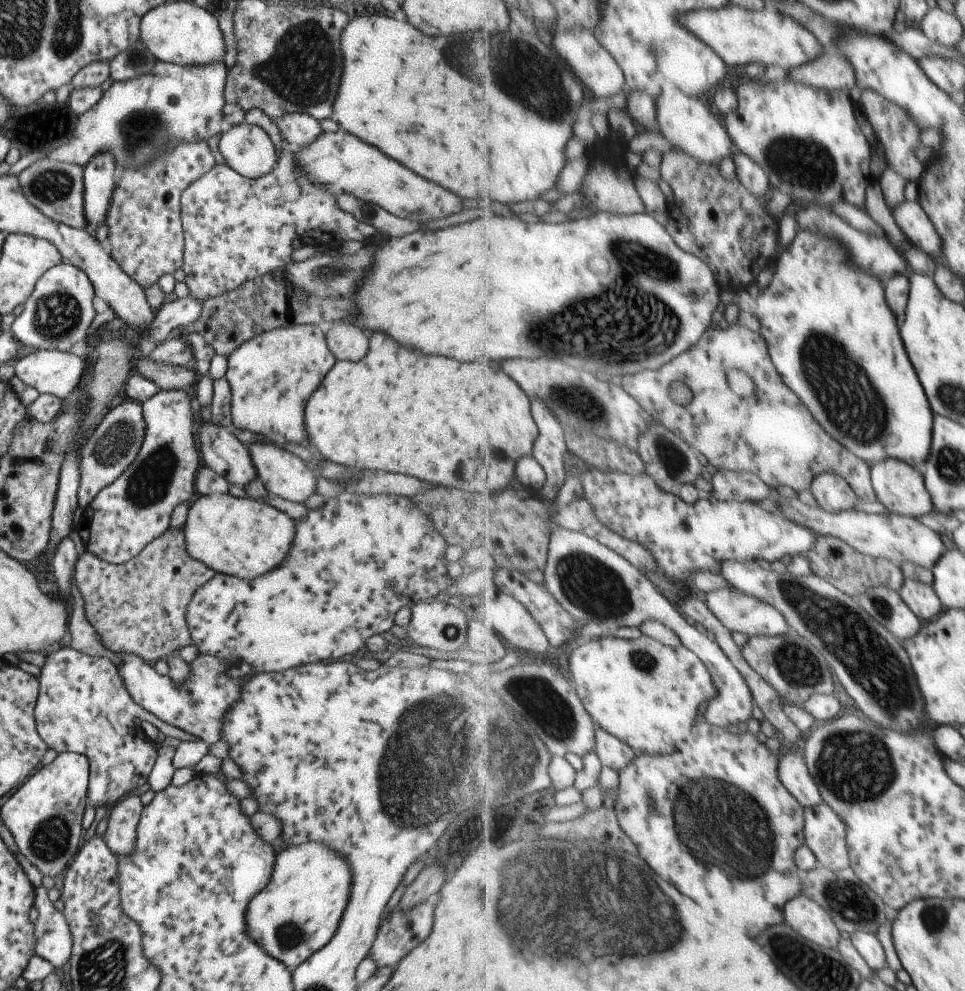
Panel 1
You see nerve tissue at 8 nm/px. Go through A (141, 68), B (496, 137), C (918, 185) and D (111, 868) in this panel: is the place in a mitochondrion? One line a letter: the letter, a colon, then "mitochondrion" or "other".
A: other
B: other
C: other
D: other

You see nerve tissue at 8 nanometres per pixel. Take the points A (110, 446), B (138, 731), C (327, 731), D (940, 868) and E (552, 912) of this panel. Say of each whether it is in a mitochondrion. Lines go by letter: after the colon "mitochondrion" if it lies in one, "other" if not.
A: mitochondrion
B: other
C: other
D: other
E: mitochondrion

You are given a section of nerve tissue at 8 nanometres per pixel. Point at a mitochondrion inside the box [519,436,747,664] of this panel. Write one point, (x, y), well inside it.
(590, 581)

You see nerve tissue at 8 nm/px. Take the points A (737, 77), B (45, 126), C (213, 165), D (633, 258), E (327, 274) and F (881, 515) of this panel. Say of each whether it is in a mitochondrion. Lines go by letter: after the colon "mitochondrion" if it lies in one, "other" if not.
A: other
B: other
C: other
D: mitochondrion
E: mitochondrion
F: other

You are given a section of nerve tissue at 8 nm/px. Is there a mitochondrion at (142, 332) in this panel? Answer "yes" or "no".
no

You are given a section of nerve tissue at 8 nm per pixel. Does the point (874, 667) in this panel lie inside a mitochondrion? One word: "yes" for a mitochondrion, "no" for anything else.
yes

